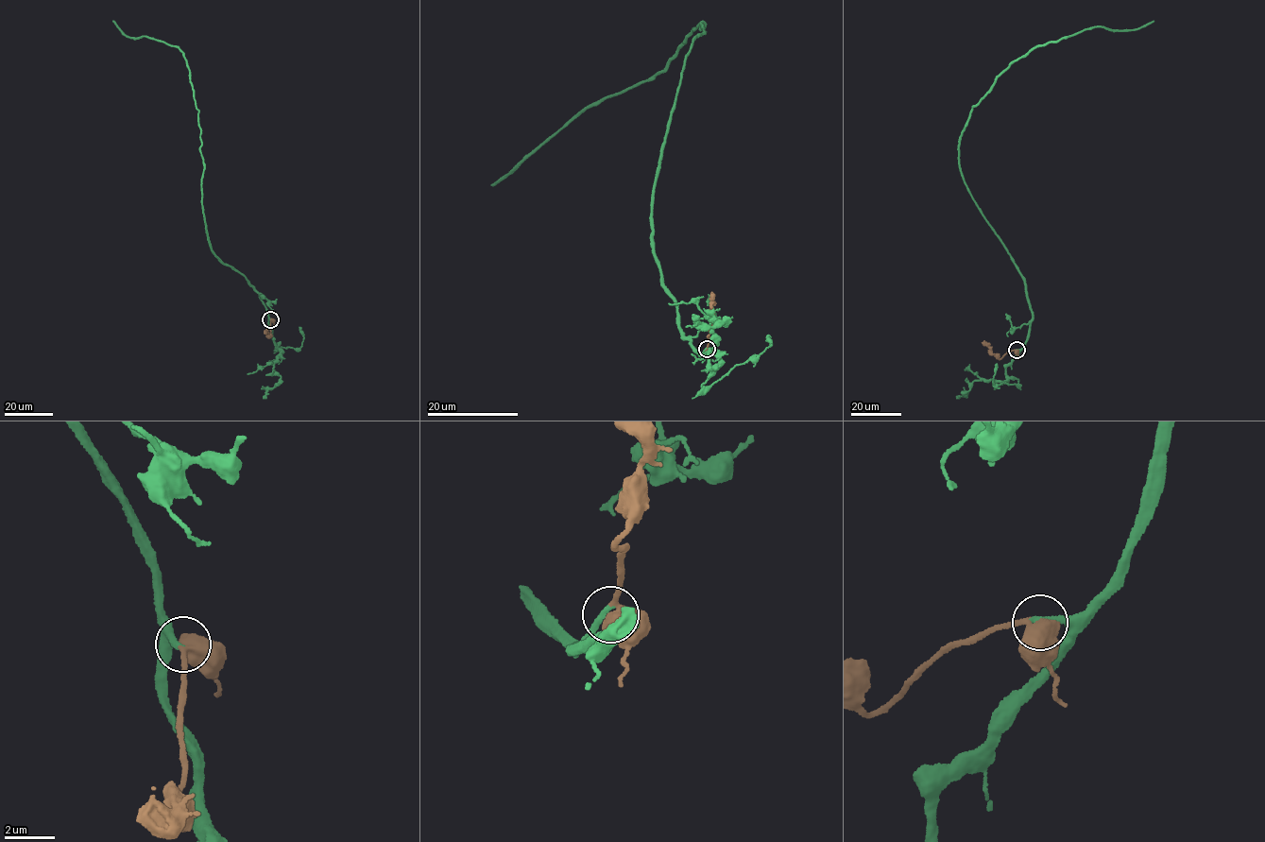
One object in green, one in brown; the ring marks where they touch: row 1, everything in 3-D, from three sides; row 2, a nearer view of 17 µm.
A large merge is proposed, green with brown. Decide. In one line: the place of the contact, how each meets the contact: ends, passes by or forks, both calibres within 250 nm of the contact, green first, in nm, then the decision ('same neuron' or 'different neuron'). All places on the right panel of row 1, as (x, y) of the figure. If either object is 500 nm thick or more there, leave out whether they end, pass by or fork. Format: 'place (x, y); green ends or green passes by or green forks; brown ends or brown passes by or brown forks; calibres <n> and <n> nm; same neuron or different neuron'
place (1017, 350); calibres 280 and 650 nm; same neuron

